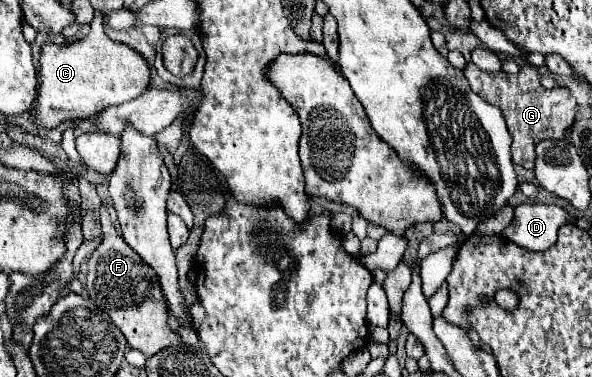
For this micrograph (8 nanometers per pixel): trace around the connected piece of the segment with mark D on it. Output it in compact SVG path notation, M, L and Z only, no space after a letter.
M519 204L503 236L521 248L545 252L557 242L557 230L573 218L553 204Z

